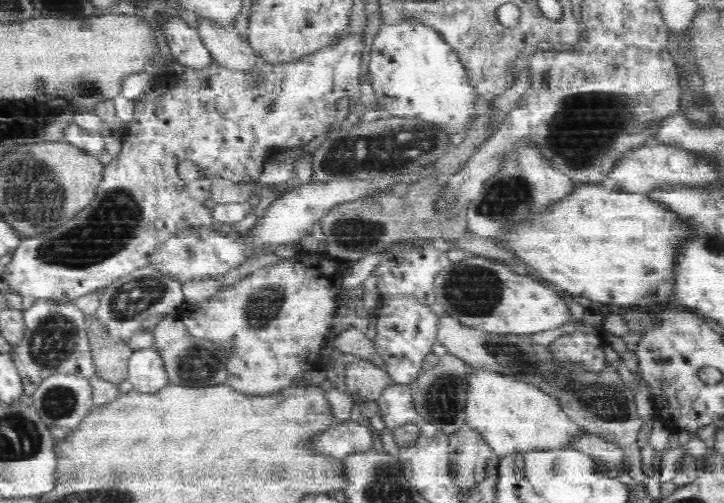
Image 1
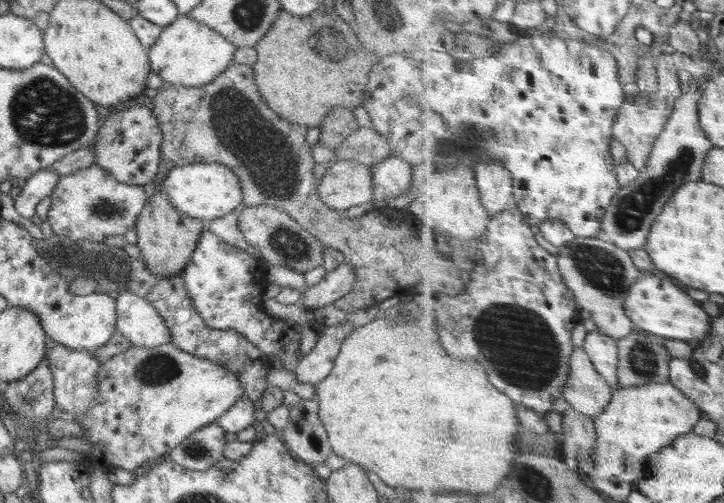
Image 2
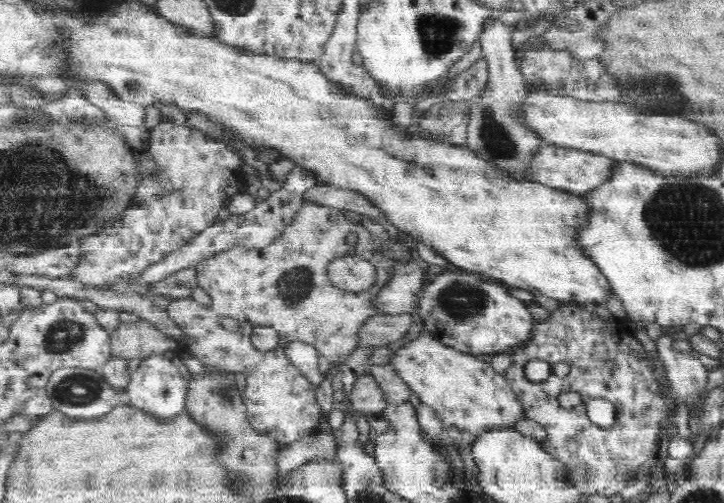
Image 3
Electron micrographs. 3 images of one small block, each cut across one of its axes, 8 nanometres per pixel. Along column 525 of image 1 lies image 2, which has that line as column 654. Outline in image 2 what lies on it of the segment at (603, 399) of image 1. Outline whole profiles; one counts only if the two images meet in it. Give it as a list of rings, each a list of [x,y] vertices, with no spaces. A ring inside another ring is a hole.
[[[634,331],[630,336],[619,341],[620,383],[622,388],[644,386],[652,383],[665,383],[671,378],[671,362],[675,356],[666,346],[664,337],[645,331]]]

